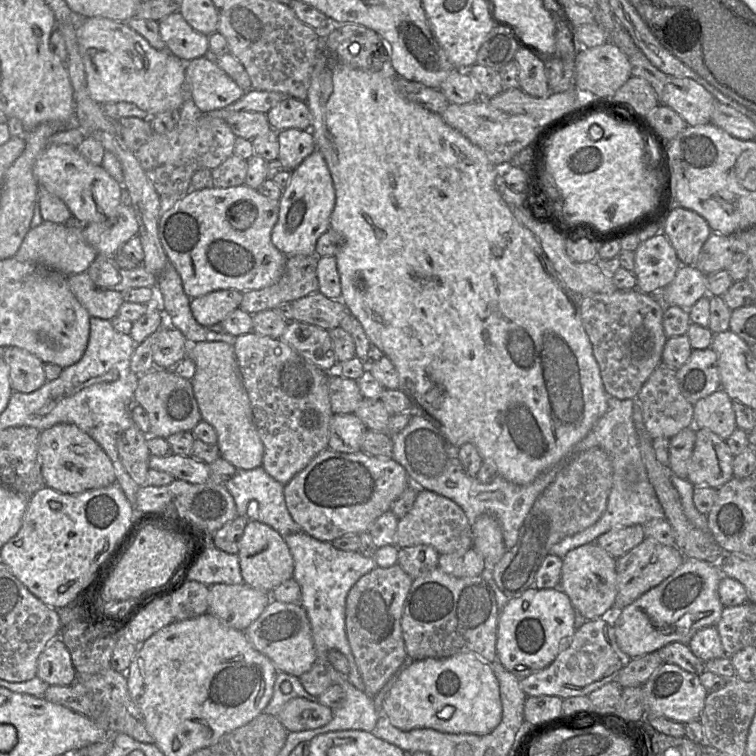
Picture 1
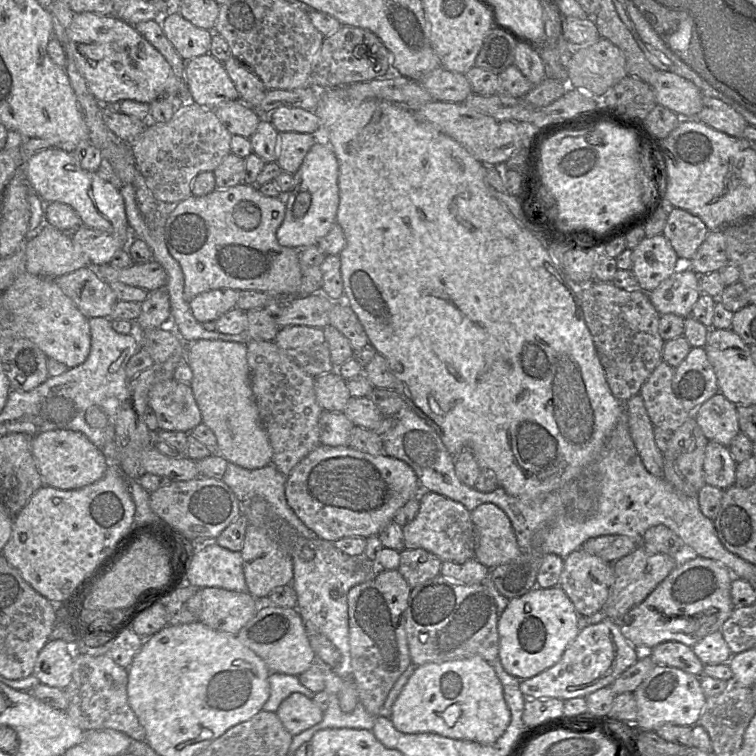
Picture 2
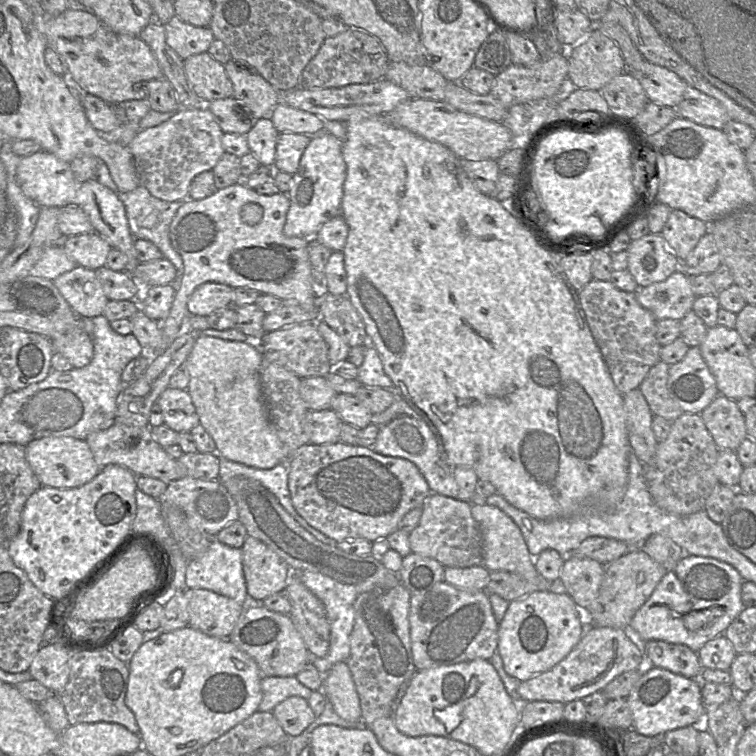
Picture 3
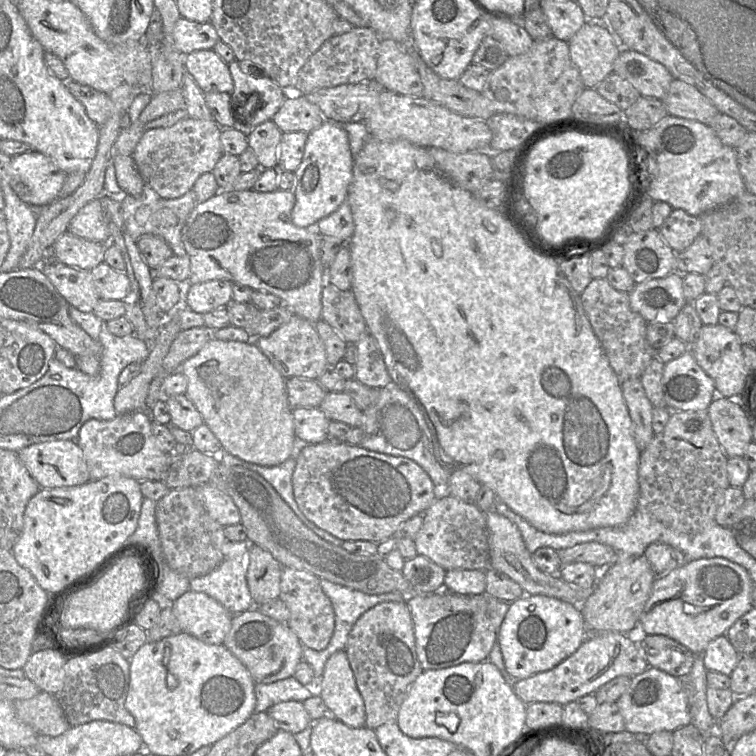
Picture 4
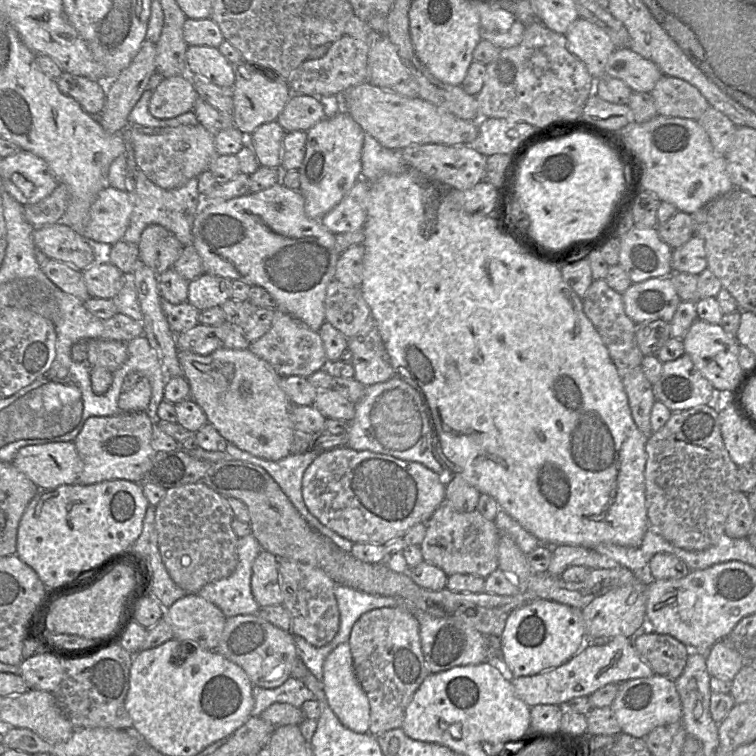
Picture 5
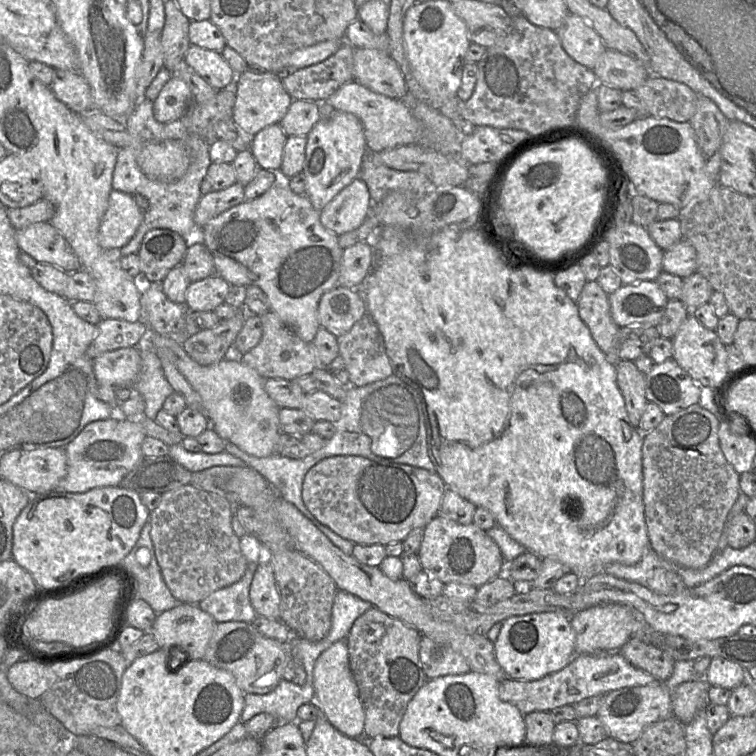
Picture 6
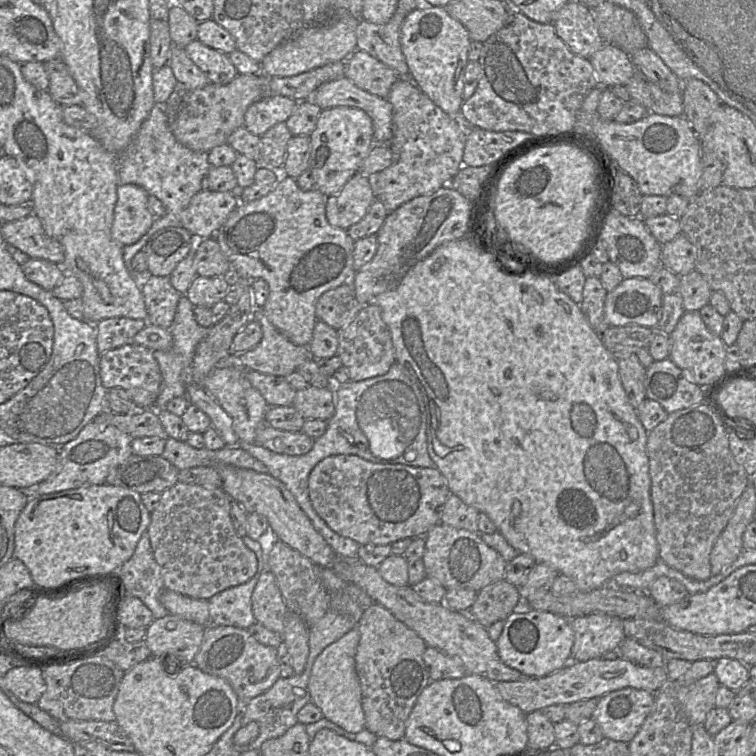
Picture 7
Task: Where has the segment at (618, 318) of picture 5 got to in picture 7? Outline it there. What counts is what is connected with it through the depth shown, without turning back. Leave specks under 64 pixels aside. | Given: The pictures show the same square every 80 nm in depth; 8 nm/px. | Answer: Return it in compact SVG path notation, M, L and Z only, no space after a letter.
M588 277L584 284L582 301L579 304L589 324L600 335L606 326L609 326L604 320L604 304L607 293L599 277Z

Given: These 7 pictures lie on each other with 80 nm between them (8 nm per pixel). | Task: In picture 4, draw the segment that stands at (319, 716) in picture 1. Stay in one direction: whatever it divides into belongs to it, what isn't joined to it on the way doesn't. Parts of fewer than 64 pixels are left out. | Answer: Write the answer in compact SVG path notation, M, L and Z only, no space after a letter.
M286 701L270 707L266 712L280 730L292 734L304 730L312 721L302 702Z

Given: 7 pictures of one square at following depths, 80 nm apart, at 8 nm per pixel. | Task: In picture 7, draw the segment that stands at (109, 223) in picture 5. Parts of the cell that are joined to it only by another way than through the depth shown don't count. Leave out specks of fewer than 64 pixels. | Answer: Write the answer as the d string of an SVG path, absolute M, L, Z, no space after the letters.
M134 184L117 185L117 201L111 234L122 246L137 242L151 227L154 217L148 210L147 192Z

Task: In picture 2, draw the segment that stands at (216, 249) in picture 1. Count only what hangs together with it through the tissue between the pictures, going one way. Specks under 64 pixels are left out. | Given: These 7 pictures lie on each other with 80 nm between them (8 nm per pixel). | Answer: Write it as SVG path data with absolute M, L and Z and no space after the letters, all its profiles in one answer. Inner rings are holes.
M242 182L226 189L216 188L205 196L191 195L176 204L166 221L164 235L169 253L178 261L183 271L186 301L190 302L202 292L219 288L230 288L238 292L255 290L276 297L297 296L302 277L299 250L280 245L276 238L277 229L285 217L286 203L283 196L265 196L255 185ZM242 201L253 202L261 210L261 221L252 230L245 230L234 221L234 209Z

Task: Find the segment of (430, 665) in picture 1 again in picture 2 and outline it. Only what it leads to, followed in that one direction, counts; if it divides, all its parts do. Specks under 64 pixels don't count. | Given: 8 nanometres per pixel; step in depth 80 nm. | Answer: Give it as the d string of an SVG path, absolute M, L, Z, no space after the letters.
M474 656L417 666L392 705L390 719L402 733L429 732L491 745L507 729L511 713L492 664Z

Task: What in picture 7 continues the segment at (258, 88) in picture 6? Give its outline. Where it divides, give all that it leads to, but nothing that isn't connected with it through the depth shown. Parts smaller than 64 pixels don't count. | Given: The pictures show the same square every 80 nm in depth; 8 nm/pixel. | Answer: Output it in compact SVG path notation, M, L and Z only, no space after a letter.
M272 96L253 103L247 109L244 126L250 133L261 137L271 127L285 123L297 103L285 96Z

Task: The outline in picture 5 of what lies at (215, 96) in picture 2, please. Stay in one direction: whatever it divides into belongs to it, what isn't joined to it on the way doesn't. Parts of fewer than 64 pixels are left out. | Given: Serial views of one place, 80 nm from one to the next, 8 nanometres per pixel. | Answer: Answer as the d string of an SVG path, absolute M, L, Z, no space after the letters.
M188 46L186 51L187 71L191 76L205 78L221 88L232 89L235 83L234 65L218 50L207 46Z

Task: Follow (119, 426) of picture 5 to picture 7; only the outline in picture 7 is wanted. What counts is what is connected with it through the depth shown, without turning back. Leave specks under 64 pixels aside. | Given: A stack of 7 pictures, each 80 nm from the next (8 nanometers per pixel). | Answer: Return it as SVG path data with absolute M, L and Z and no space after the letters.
M91 421L74 439L59 448L57 468L46 480L20 490L29 500L31 497L77 489L82 486L105 484L109 473L132 455L132 439L114 426L99 427Z

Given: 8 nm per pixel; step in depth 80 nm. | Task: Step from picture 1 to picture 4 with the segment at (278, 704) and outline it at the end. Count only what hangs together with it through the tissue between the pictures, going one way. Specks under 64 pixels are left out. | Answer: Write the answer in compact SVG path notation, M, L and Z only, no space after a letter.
M293 676L273 683L255 683L255 712L266 712L280 702L303 702L313 696L313 689L299 683Z

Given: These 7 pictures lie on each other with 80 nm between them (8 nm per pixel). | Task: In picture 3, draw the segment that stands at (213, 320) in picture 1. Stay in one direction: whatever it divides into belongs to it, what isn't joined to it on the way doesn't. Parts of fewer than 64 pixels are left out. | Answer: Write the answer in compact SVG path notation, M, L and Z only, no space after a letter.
M206 282L199 285L187 302L189 315L207 317L218 309L233 306L234 288L217 282Z

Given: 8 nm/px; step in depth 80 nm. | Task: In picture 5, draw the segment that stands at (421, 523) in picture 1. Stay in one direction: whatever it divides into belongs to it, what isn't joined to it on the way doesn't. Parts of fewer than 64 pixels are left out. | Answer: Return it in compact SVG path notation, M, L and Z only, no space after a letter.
M443 503L426 522L426 533L419 547L423 560L440 568L447 576L453 574L472 574L485 579L492 572L499 569L498 542L499 532L495 527L494 521L484 518L477 509L462 513Z

